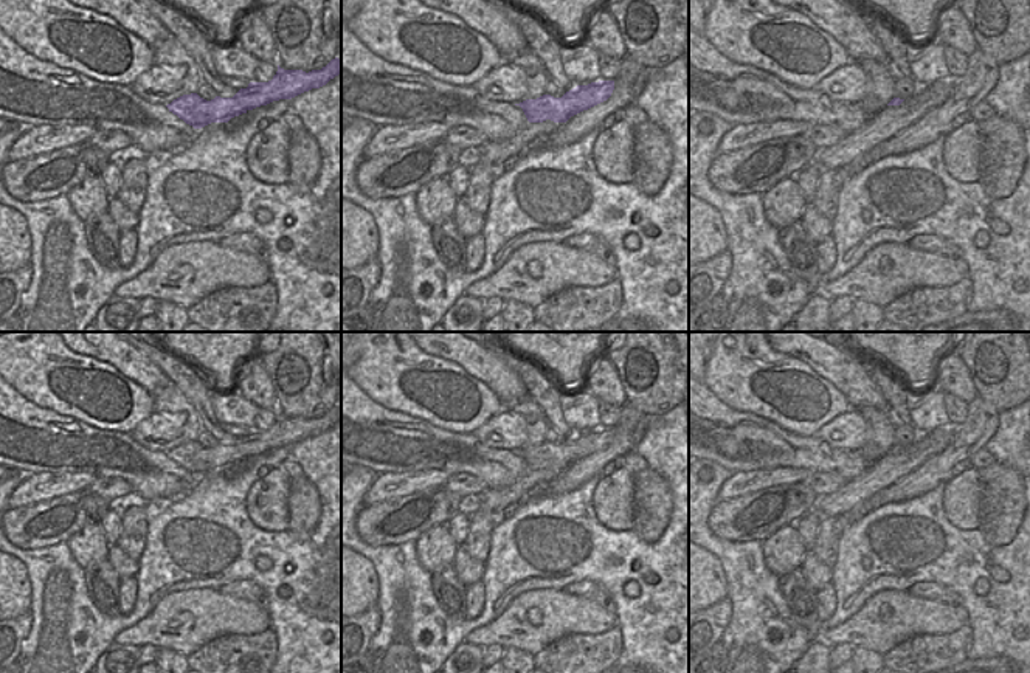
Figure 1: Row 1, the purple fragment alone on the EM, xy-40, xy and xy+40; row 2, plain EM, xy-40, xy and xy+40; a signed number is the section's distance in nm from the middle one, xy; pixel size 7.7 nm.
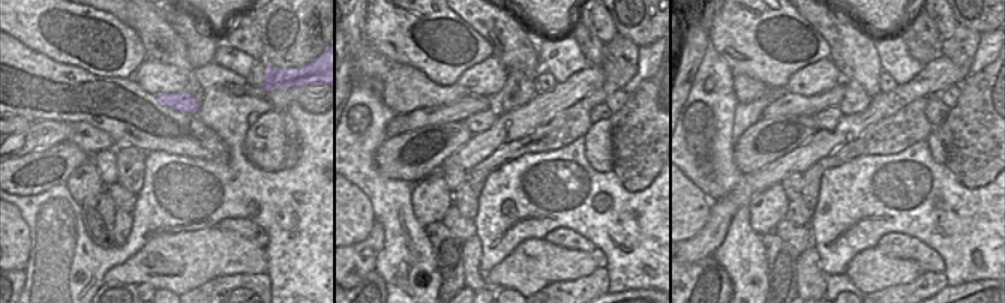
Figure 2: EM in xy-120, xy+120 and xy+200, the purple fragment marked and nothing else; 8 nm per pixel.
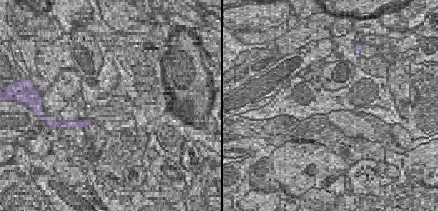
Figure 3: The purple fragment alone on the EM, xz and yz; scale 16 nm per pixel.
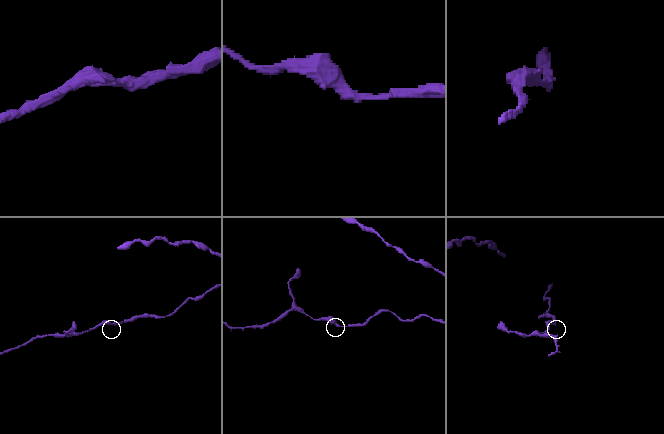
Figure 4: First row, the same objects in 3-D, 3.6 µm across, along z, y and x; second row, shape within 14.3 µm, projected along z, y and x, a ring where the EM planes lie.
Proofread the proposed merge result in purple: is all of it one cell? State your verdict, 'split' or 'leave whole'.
split

